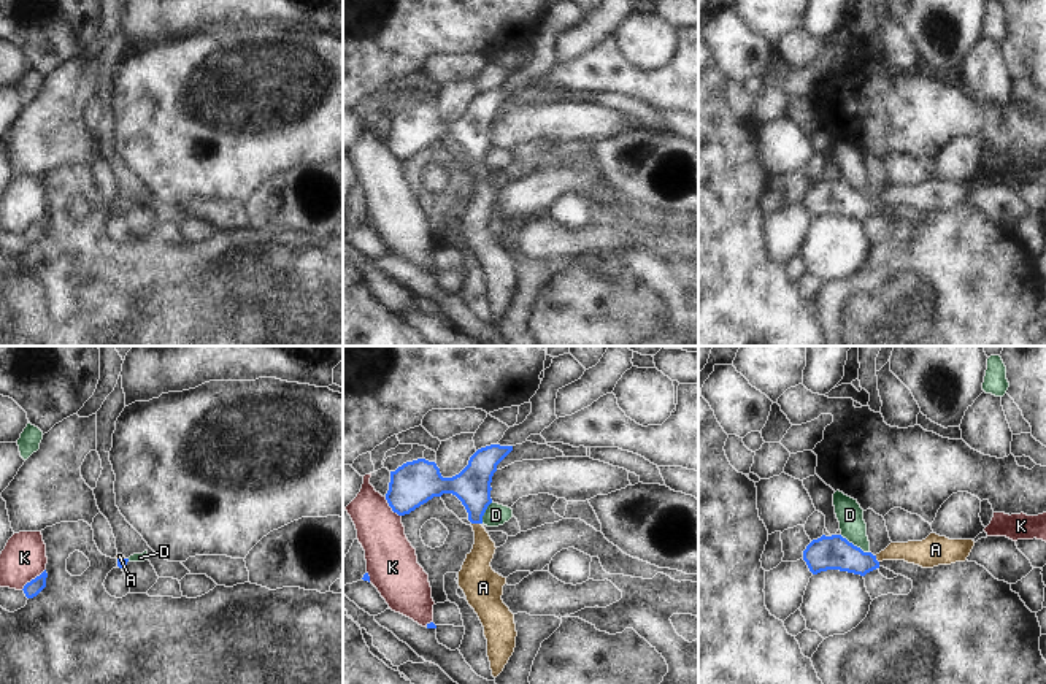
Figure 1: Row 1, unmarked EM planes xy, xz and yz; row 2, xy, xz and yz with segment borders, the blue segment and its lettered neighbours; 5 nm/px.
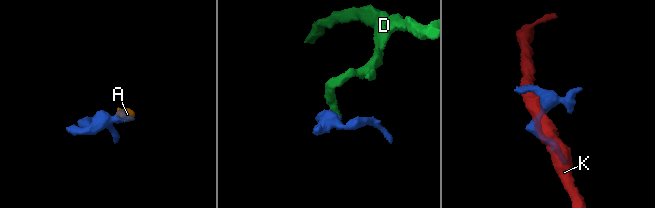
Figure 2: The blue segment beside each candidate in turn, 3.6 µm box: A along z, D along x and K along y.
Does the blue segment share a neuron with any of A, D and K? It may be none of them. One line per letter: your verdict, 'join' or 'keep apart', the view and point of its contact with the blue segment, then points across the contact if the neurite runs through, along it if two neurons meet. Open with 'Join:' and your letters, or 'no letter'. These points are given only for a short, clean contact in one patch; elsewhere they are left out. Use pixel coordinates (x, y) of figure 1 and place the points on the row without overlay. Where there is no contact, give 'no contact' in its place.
Join: A
A: join; meets blue in xz at (476, 167); runs through xz (472, 130), (476, 167), (480, 175), (476, 216)
D: keep apart; meets blue in yz at (853, 189); border along yz (840, 180), (869, 197)
K: keep apart; meets blue in xy at (32, 224)

